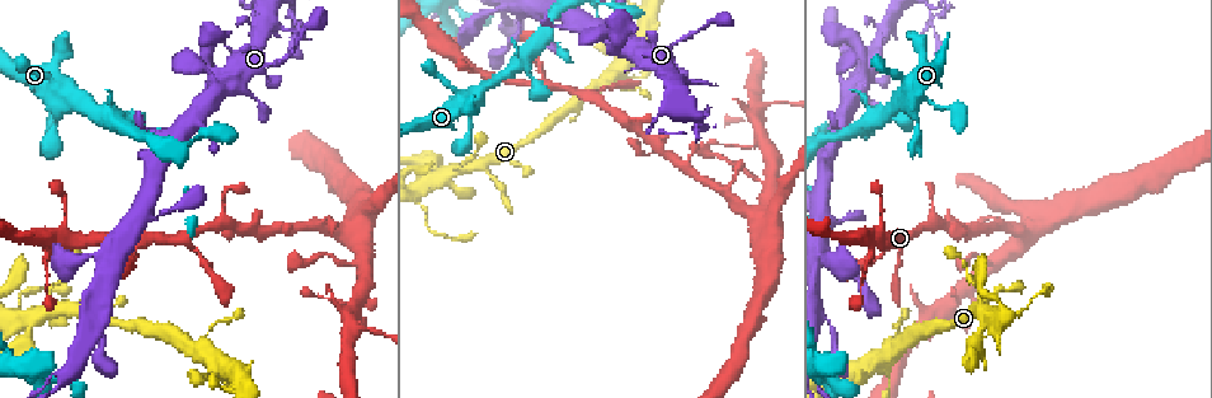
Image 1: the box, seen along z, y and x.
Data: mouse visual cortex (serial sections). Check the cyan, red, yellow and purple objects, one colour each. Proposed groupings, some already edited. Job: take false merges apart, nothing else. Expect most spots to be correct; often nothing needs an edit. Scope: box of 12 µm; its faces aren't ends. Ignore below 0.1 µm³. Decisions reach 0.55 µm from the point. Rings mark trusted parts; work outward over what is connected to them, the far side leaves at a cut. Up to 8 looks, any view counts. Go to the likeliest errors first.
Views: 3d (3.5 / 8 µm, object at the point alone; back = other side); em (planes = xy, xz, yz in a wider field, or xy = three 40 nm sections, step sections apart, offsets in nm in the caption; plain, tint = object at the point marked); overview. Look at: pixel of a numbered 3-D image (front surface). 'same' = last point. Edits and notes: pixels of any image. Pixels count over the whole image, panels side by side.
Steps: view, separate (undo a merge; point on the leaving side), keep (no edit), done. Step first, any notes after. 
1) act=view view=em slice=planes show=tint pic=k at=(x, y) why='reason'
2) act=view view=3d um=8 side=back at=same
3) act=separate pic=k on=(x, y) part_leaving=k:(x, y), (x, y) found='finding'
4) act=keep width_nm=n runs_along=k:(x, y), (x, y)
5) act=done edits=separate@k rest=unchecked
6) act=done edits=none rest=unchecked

act=view view=3d um=3.5 pic=1 at=(749, 214)

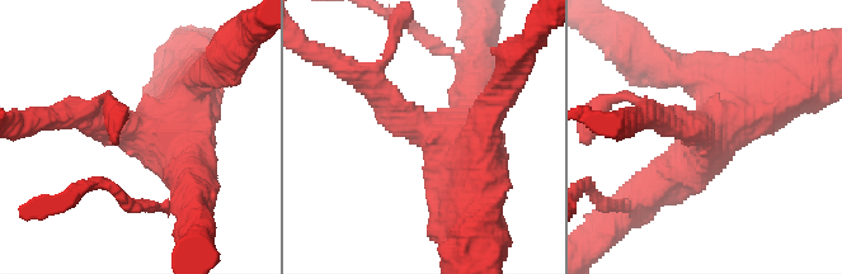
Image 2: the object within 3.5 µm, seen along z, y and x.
act=view view=em slice=xy step=2 show=tint pic=2 at=(703, 133) arms=4 arm_widths_nm=300,450,500,700

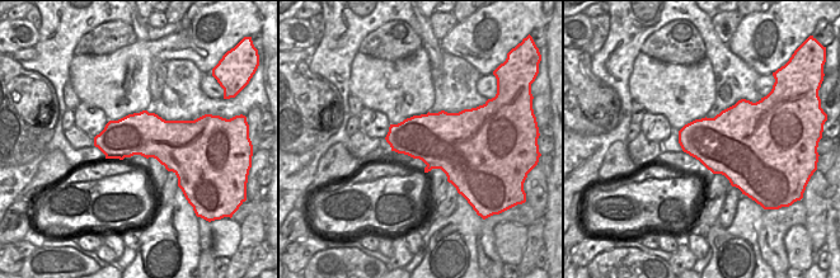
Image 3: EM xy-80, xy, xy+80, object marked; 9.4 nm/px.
act=keep found='continuous, no second cell'

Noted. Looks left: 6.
act=view view=3d um=3.5 pic=1 at=(901, 249) why='thin neck'

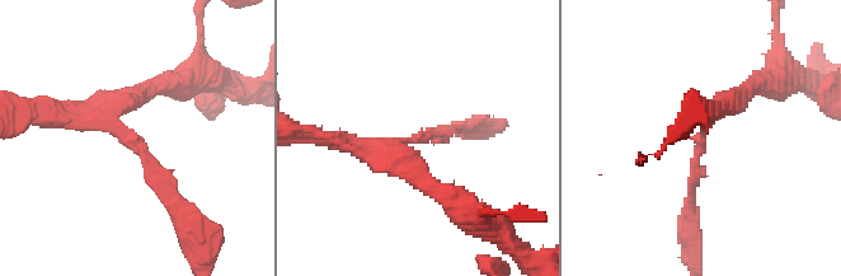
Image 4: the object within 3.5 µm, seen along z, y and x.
act=view view=em slice=xy step=5 show=tint pic=4 at=(408, 139) why='shape alone is not enough'

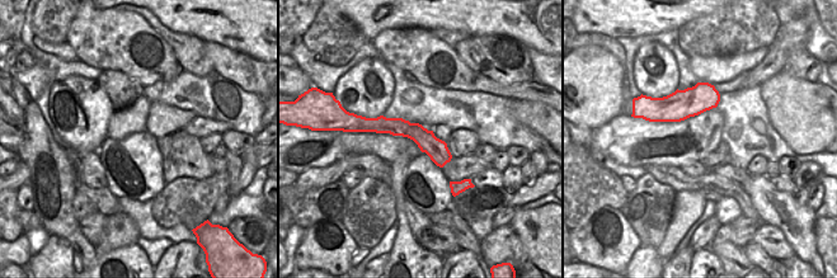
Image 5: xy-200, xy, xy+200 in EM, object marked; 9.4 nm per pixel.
act=keep runs_along=5:(367, 125), (415, 131), (447, 158) found='all the same cell'

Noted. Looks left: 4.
act=view view=3d um=3.5 pic=1 at=(999, 318) why='sharp bend'

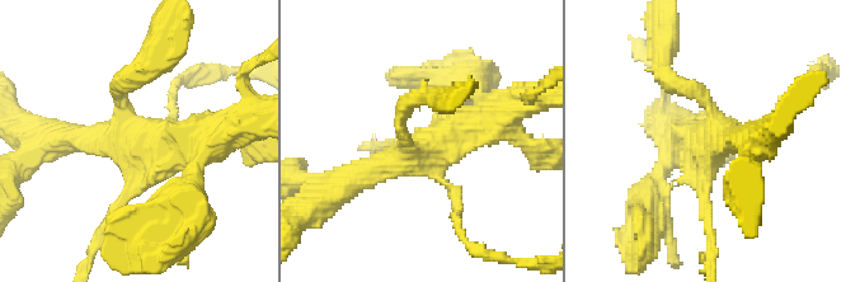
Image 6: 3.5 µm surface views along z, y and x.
act=view view=em slice=xy step=5 show=tint pic=6 at=(153, 139)

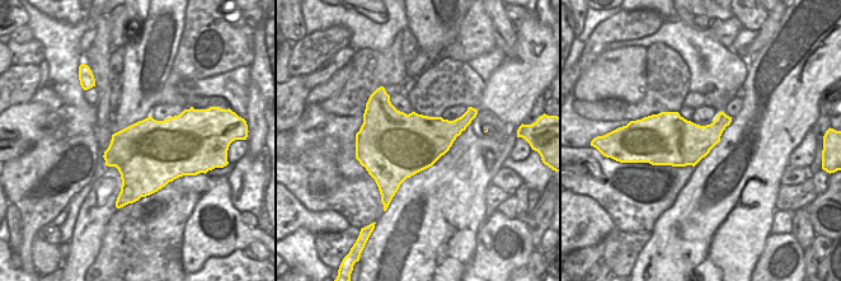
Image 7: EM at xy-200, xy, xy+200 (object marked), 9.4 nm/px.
act=keep found='all the same cell'

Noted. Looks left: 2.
act=done edits=none rest=unchecked

